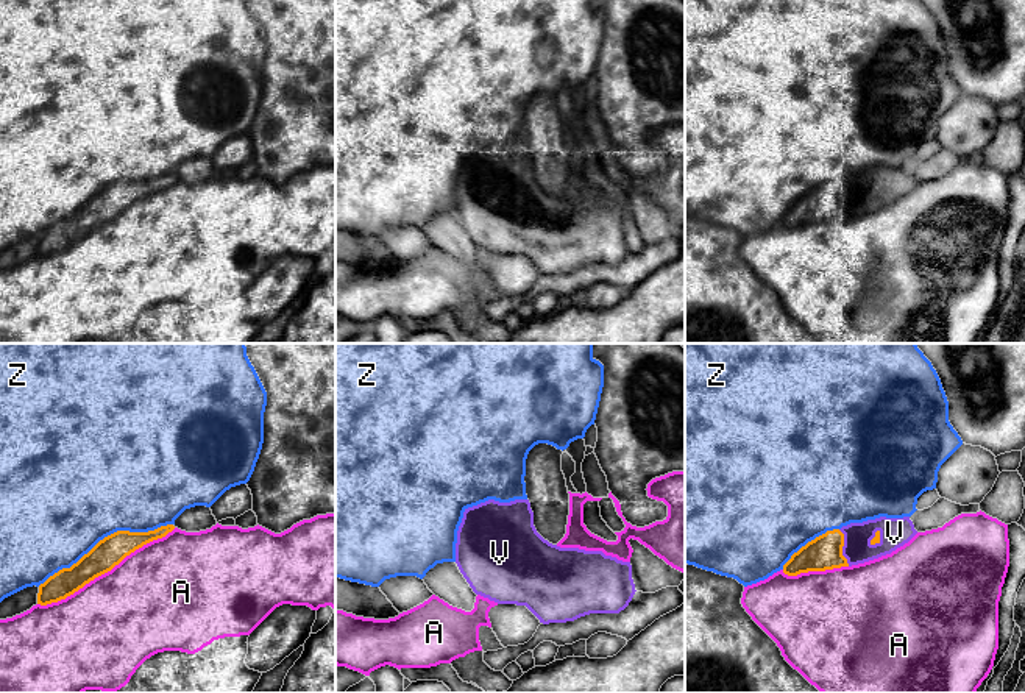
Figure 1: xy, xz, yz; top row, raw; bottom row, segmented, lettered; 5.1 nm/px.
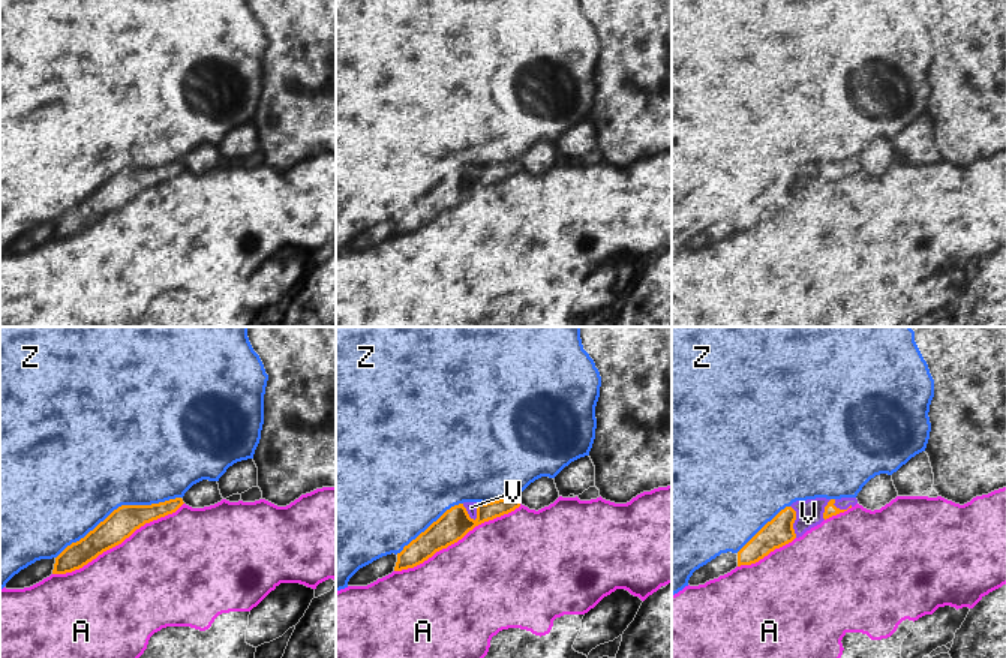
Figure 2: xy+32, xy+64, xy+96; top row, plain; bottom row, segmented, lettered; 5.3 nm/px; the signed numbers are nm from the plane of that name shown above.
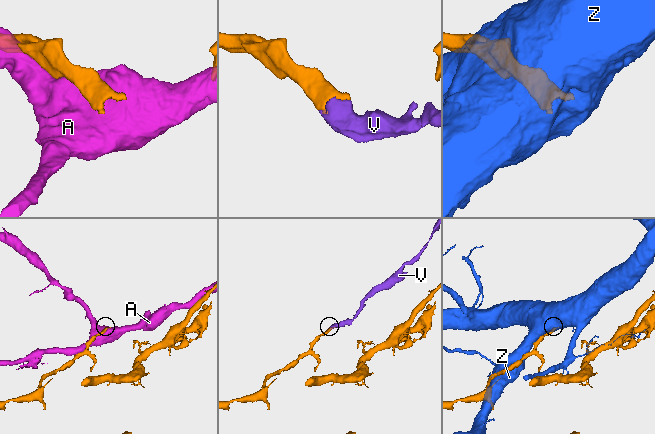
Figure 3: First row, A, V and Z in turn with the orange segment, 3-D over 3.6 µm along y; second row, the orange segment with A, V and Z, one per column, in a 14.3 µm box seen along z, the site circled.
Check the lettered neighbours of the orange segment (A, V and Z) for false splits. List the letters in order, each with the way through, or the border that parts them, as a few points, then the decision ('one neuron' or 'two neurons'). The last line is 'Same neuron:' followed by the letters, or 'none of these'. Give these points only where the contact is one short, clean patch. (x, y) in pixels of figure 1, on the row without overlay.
A: two neurons
V: one neuron
Z: two neurons
Same neuron: V

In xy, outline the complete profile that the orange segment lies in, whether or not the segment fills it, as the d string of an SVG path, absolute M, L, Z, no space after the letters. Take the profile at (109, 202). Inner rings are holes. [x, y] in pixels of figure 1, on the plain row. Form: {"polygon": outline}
{"polygon": "M167 175L148 183L117 181L105 187L70 219L59 220L41 234L37 254L47 256L66 250L95 228L111 222L136 200L165 187L173 179L173 175Z"}

